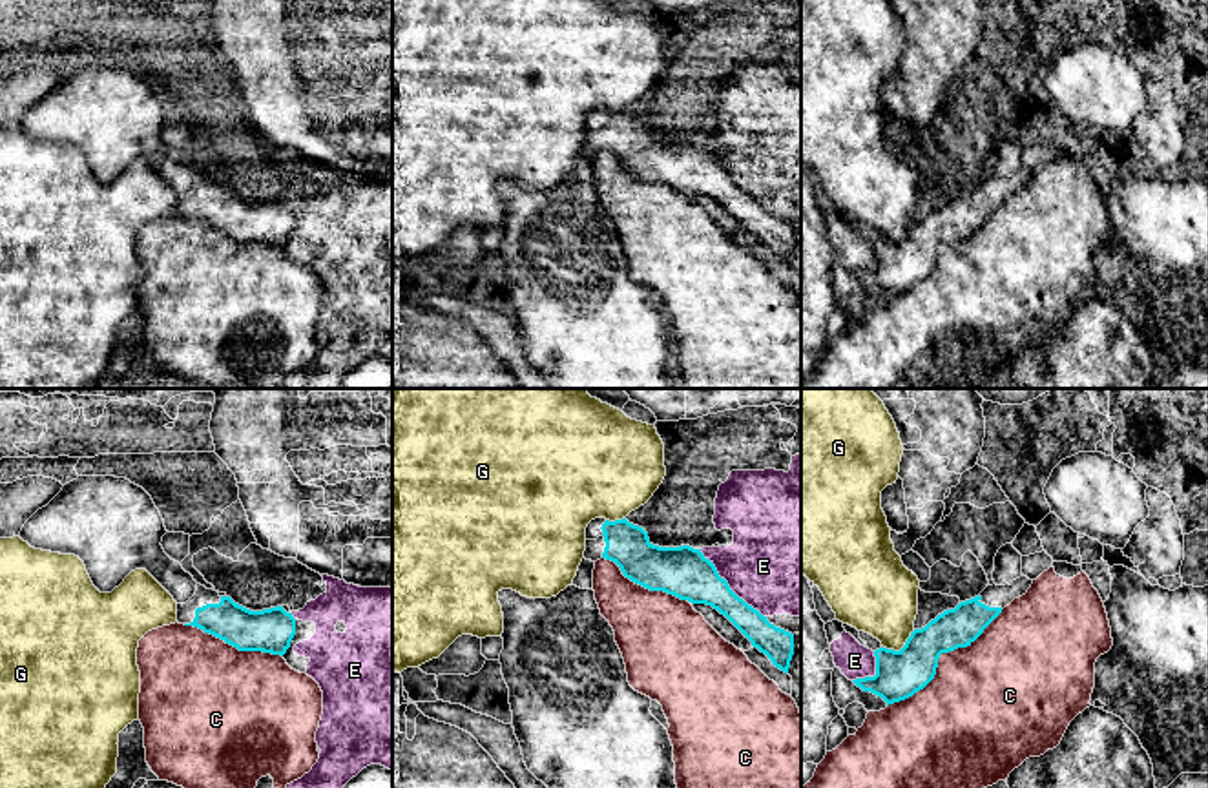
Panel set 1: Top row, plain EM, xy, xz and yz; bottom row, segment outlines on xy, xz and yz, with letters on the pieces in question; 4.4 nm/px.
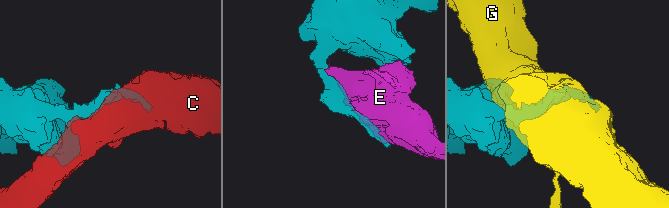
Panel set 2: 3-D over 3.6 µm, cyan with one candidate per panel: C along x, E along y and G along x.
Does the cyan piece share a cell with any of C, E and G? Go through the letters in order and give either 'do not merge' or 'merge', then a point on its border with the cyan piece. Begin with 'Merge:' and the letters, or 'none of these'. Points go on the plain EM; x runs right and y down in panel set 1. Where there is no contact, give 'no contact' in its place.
Merge: none of these
C: do not merge | yz (938, 248)
E: do not merge | xz (728, 177)
G: do not merge | yz (902, 239)

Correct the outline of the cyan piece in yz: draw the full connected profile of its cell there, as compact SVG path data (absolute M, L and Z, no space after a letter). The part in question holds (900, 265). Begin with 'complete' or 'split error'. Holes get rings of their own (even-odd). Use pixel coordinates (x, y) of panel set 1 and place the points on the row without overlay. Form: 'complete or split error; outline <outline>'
split error; outline M1020 168L1005 177L987 177L978 188L914 221L900 243L876 241L876 266L852 274L881 288L887 297L912 288L934 270L942 244L971 237L1005 197L1027 184L1031 175L1027 168Z

